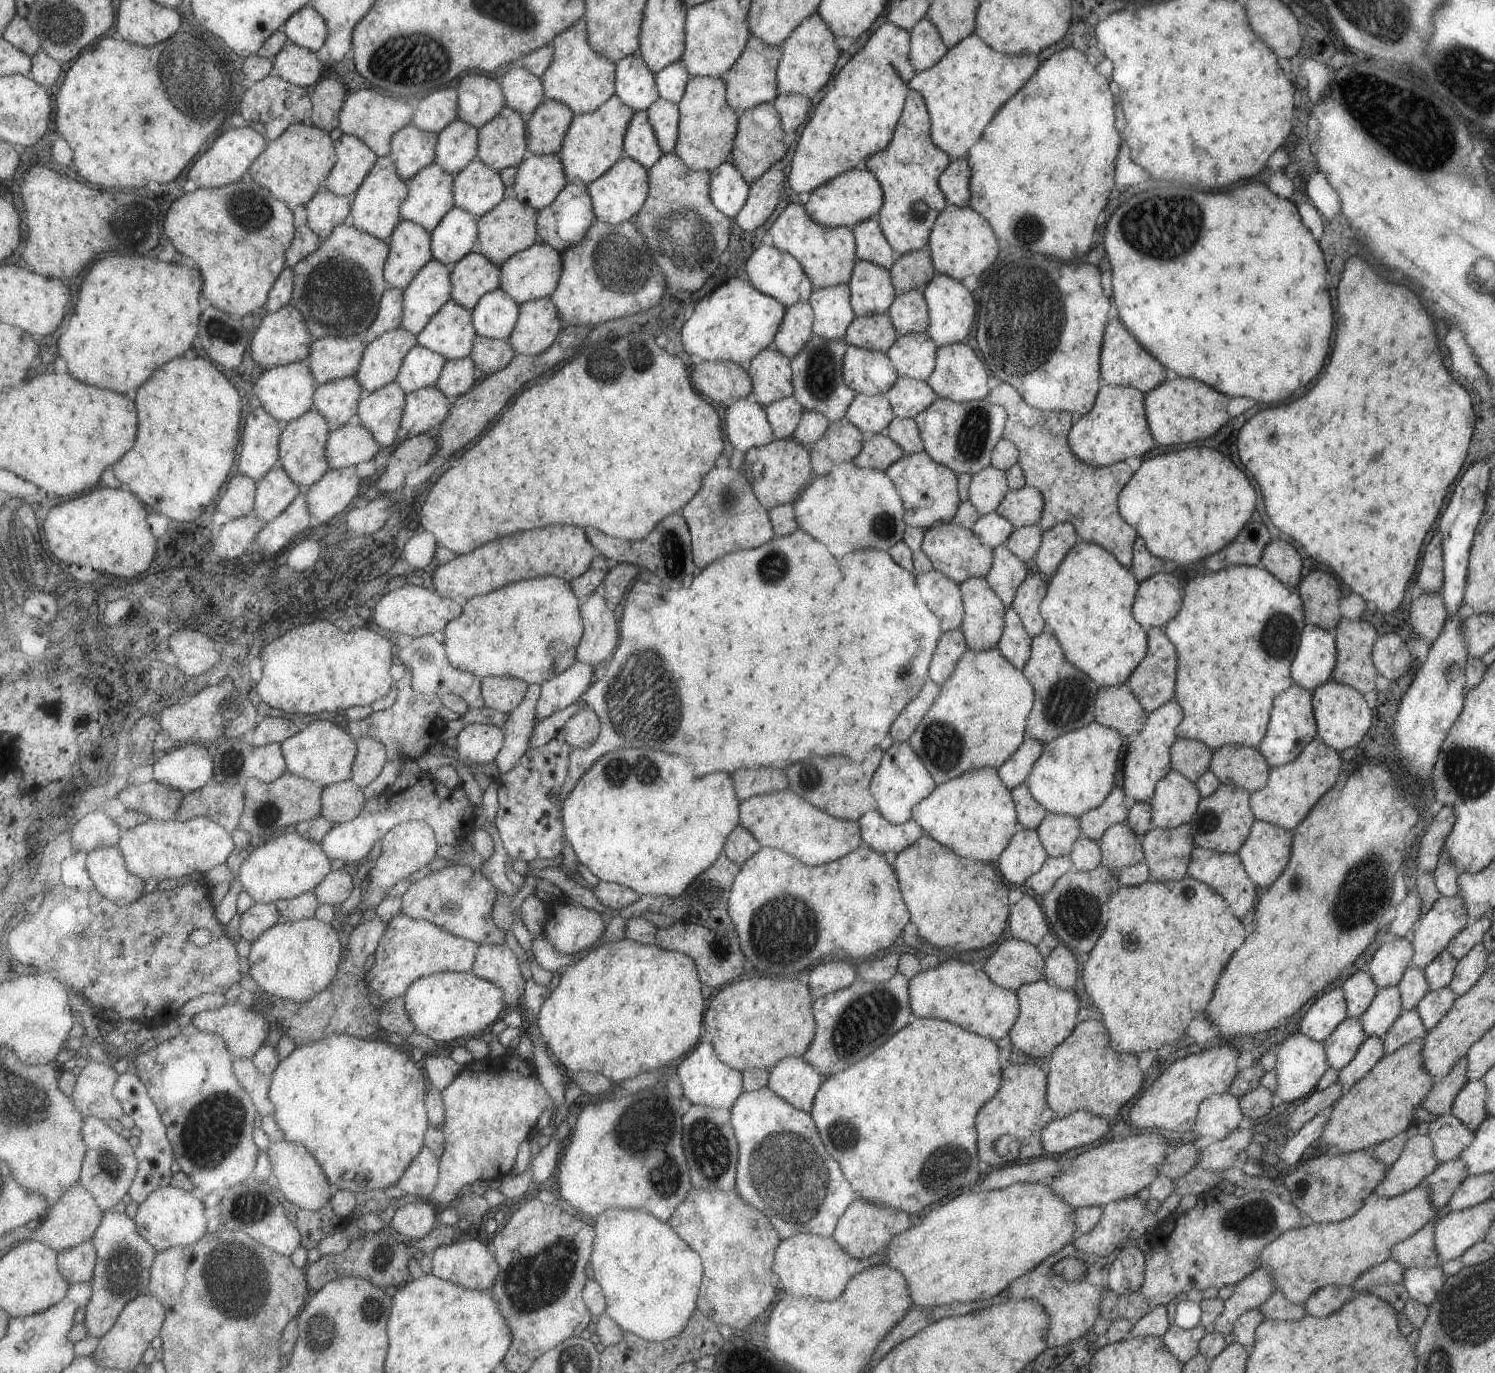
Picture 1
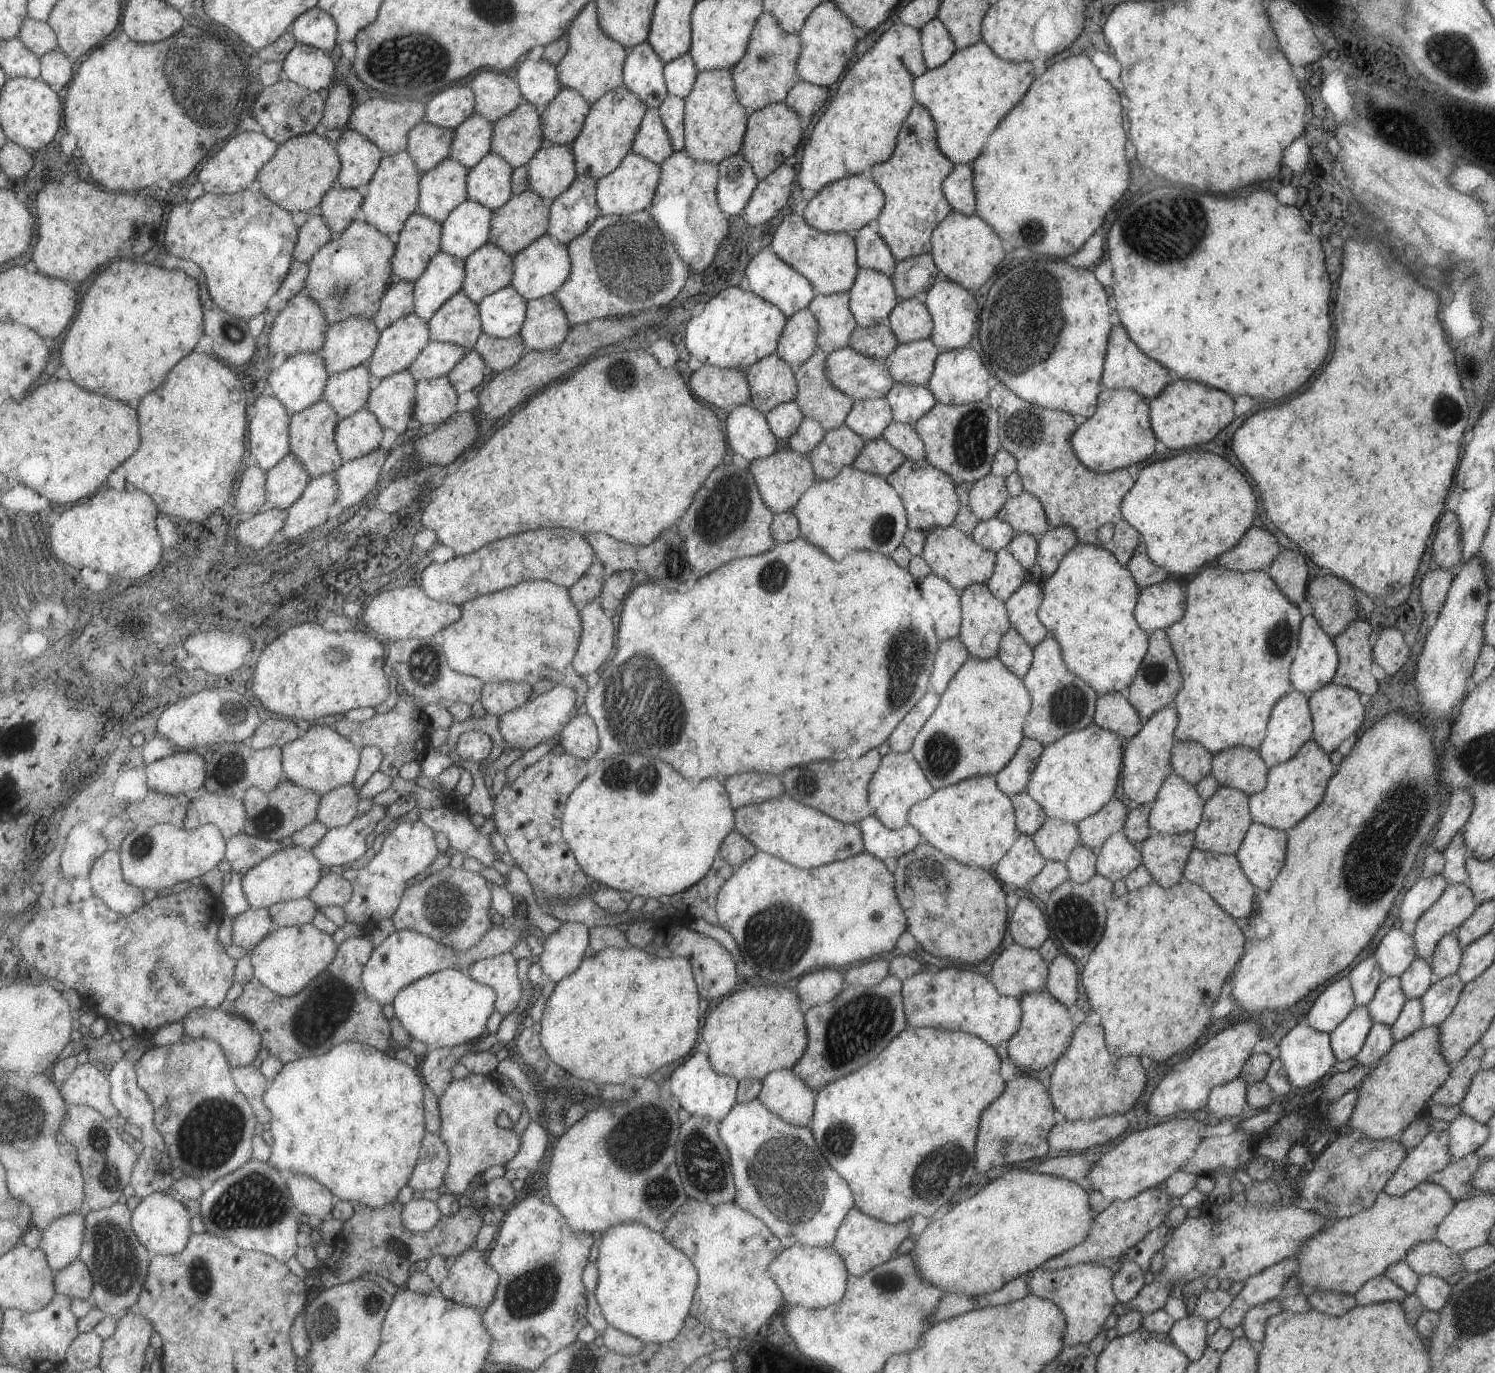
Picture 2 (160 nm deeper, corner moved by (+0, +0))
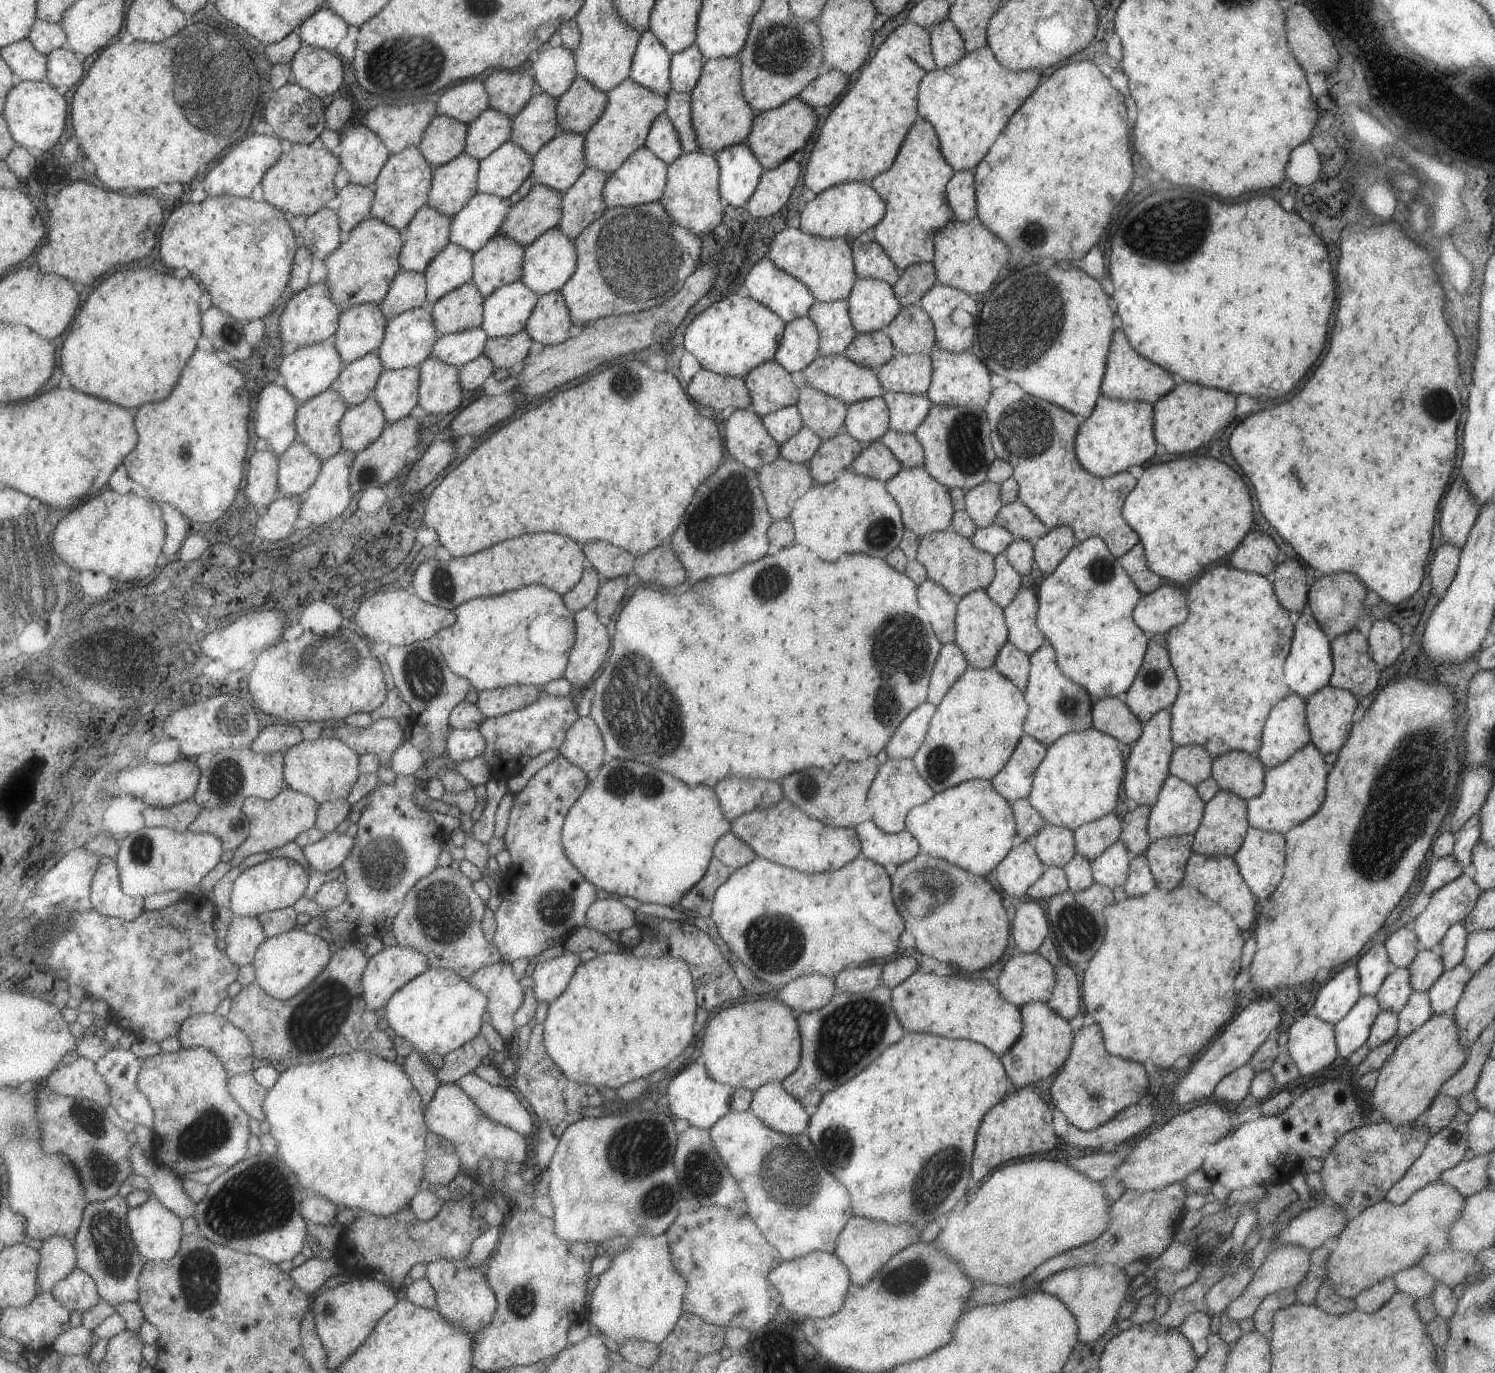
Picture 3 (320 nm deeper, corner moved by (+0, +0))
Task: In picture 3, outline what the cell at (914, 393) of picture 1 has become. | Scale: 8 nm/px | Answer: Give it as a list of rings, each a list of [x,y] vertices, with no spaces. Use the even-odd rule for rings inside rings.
[[[883,393],[888,408],[888,428],[898,433],[912,433],[928,413],[932,402],[926,395]]]

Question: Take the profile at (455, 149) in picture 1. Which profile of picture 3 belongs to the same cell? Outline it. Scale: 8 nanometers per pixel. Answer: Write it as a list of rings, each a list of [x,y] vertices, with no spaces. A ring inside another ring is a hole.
[[[491,107],[468,125],[465,151],[478,161],[503,145],[512,134],[512,117]]]

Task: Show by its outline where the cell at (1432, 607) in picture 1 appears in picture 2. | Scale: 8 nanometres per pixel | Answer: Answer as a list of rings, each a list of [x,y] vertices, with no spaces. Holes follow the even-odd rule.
[[[1430,564],[1420,580],[1420,606],[1424,614],[1432,610],[1439,612],[1443,606],[1447,589],[1453,578],[1450,569],[1441,569],[1437,565]]]

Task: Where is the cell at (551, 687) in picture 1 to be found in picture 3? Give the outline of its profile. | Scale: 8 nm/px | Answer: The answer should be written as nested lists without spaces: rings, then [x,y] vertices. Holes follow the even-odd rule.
[[[542,694],[535,702],[522,709],[501,716],[486,717],[479,726],[479,732],[485,741],[484,752],[480,756],[491,766],[488,770],[490,778],[507,781],[537,754],[549,748],[558,749],[567,729],[578,717],[575,698],[576,696],[558,697]]]

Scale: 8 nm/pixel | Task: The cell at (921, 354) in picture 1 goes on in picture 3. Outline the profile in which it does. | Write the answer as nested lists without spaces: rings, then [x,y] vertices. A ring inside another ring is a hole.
[[[897,352],[885,364],[877,368],[876,377],[885,393],[915,393],[925,395],[932,381],[932,360],[930,354]]]

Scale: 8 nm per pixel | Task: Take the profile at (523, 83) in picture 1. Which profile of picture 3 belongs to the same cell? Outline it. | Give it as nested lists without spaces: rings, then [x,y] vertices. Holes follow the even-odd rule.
[[[563,45],[541,52],[535,62],[527,65],[527,71],[534,78],[538,92],[558,99],[576,77],[574,50]]]

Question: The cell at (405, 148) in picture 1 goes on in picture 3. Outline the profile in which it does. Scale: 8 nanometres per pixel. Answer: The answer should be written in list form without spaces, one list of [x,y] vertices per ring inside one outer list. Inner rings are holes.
[[[437,114],[426,130],[420,148],[433,166],[444,165],[465,152],[468,134],[466,122]]]

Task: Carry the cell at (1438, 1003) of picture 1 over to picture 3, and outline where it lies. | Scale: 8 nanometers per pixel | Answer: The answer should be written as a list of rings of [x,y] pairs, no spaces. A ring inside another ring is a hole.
[[[1461,962],[1452,969],[1445,969],[1437,980],[1426,990],[1433,1014],[1450,1013],[1458,1003],[1467,981],[1472,977],[1469,969]]]

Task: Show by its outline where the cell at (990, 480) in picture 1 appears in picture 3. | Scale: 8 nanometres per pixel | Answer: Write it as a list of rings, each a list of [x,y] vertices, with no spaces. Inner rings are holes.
[[[985,480],[964,493],[963,510],[977,529],[991,525],[1001,505],[999,485],[991,481]]]

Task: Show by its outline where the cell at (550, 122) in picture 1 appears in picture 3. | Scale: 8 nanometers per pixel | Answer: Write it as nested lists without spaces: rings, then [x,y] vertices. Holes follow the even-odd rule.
[[[576,76],[568,90],[556,100],[558,128],[583,135],[597,122],[605,105],[606,93]]]

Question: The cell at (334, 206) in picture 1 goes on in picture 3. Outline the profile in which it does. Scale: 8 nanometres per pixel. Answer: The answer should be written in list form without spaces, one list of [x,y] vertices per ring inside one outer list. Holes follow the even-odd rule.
[[[349,182],[338,191],[341,198],[337,212],[341,219],[343,232],[351,232],[365,219],[373,216],[375,186],[360,185]]]

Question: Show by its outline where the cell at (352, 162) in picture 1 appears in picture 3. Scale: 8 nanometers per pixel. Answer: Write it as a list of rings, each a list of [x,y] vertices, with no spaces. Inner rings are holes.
[[[361,124],[351,126],[340,134],[339,143],[341,151],[341,166],[349,173],[349,182],[374,186],[376,180],[380,177],[381,171],[388,164],[392,152],[383,142],[383,139],[367,125]]]

